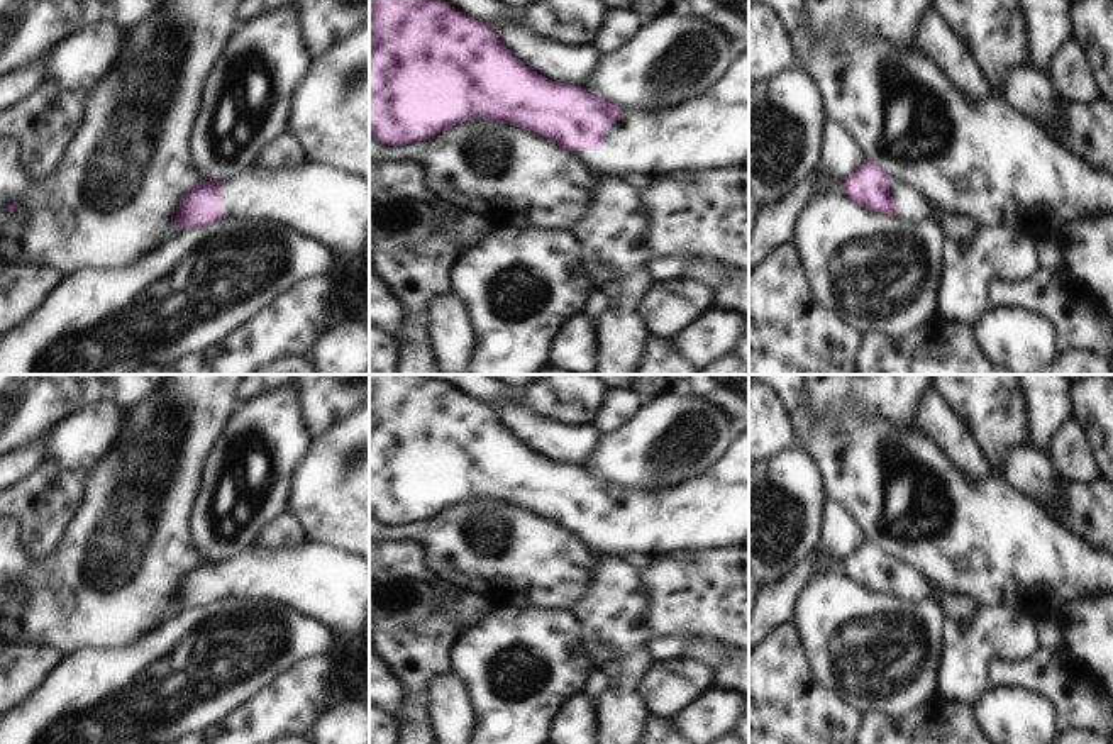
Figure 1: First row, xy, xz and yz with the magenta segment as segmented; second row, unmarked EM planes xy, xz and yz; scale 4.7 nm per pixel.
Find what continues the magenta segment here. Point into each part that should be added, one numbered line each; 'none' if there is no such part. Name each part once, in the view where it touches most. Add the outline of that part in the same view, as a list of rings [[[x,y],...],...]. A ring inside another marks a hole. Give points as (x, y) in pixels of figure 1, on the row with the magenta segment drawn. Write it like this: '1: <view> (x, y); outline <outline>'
1: xz (710, 131); outline [[[749,49],[734,58],[725,75],[706,92],[659,110],[623,110],[605,132],[598,151],[574,151],[598,175],[642,175],[654,180],[678,171],[742,168],[749,158]]]

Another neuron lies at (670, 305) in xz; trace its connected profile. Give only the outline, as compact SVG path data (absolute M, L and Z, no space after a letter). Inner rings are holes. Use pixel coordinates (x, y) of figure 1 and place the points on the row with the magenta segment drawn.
M656 280L640 298L639 308L647 334L674 337L703 314L713 298L713 288L696 280Z

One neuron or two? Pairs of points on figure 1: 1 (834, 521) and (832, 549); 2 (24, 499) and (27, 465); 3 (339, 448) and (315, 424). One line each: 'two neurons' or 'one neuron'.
1: one neuron
2: two neurons
3: two neurons

